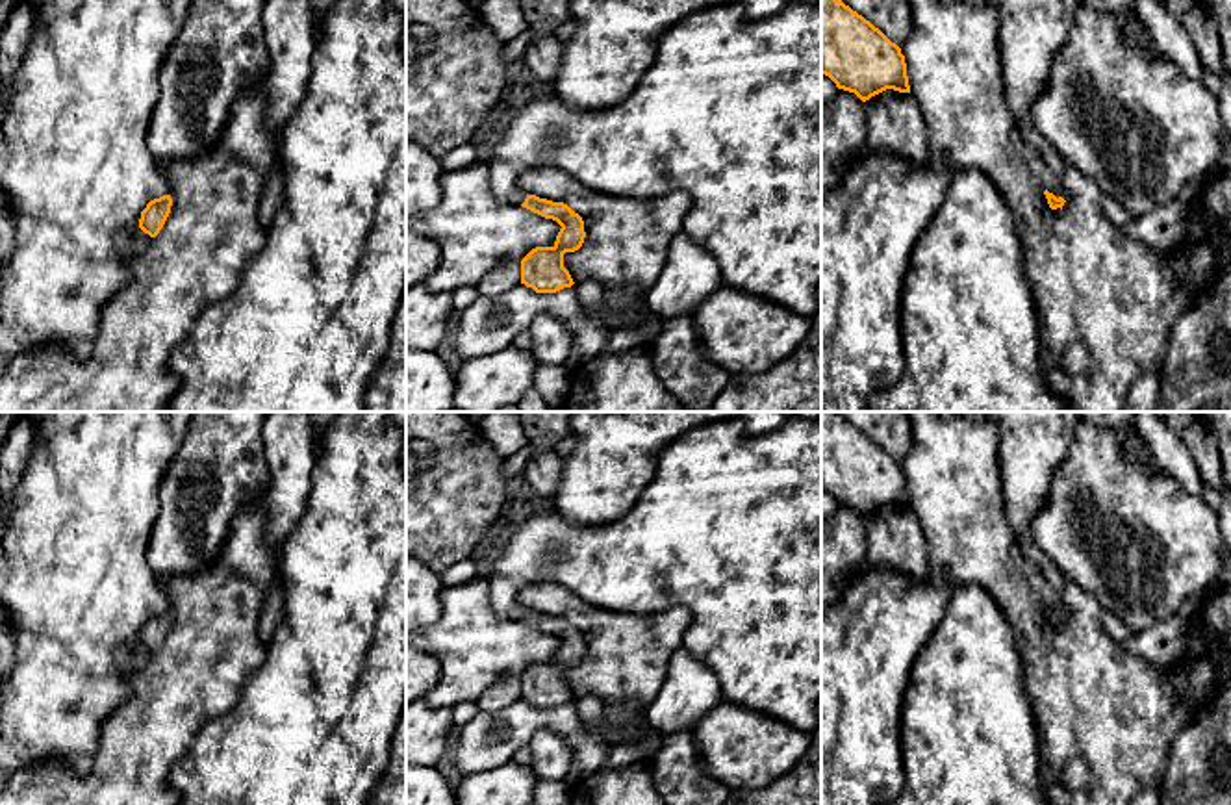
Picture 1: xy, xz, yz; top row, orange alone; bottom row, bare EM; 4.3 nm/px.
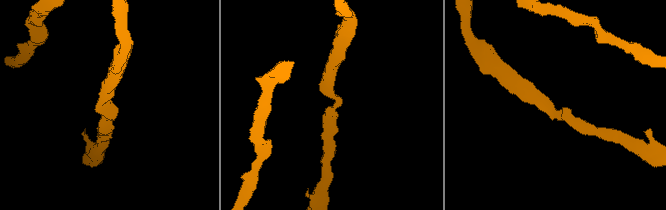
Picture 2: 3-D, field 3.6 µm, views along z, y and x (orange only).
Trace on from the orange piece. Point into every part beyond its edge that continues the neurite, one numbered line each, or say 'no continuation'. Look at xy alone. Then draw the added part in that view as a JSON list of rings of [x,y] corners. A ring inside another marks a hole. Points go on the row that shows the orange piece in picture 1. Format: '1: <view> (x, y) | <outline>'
no continuation

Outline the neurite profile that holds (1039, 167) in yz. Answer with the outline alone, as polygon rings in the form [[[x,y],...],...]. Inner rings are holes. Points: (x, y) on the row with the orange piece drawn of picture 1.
[[[1022,143],[1022,154],[1031,167],[1031,172],[1046,185],[1049,193],[1060,193],[1059,180],[1049,172],[1040,154],[1027,143]]]

